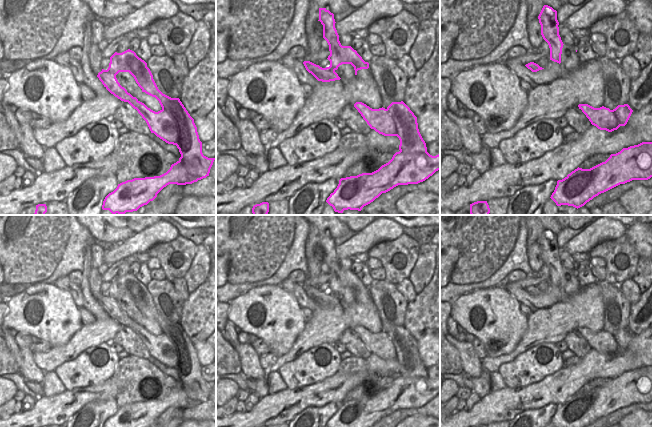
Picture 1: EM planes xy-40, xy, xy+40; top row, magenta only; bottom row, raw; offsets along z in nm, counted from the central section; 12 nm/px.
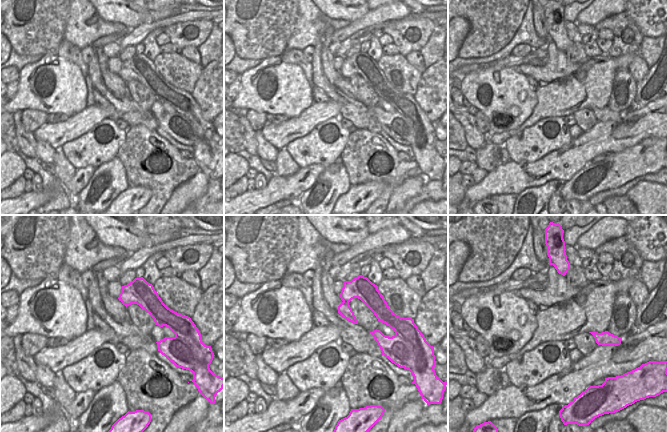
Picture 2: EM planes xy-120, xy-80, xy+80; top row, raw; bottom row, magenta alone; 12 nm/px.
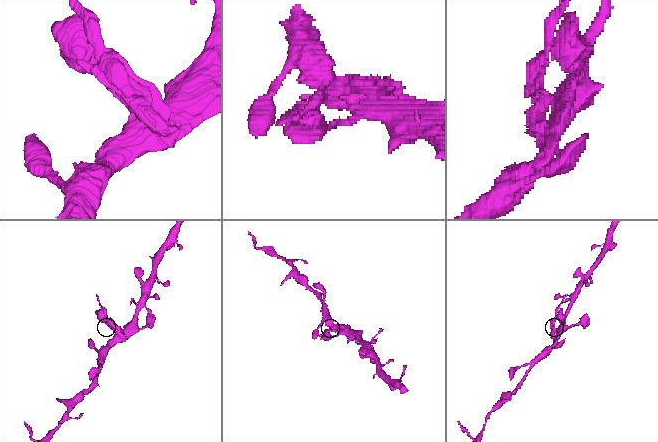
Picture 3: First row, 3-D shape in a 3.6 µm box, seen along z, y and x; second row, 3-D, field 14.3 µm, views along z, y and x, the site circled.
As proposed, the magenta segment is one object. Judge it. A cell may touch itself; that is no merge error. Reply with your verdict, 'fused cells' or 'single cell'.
single cell

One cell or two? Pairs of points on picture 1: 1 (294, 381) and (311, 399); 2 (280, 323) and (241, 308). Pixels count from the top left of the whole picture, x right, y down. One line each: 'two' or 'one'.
1: two
2: one

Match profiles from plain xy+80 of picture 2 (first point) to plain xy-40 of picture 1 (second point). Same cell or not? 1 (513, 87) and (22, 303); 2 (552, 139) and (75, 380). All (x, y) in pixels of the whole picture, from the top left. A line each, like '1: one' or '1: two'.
1: one
2: one

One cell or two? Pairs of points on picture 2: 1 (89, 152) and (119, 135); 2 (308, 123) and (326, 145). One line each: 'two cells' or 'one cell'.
1: one cell
2: two cells

